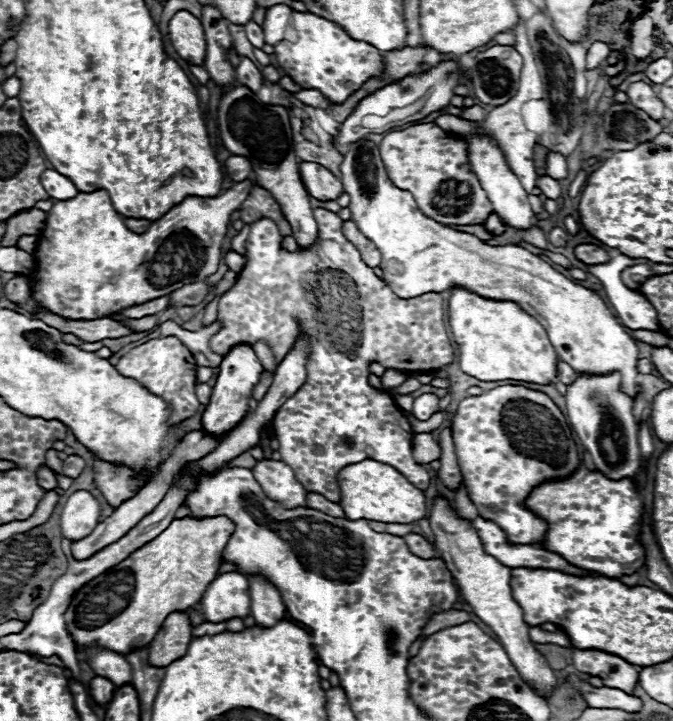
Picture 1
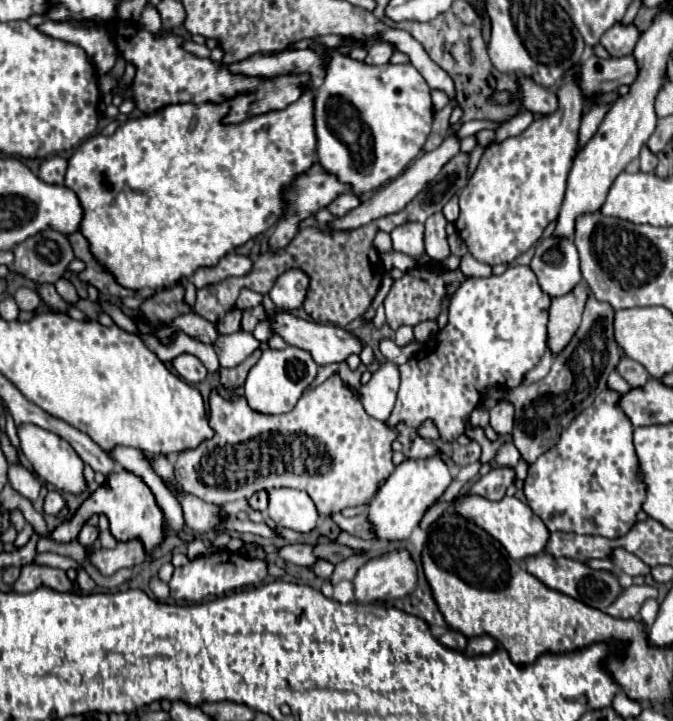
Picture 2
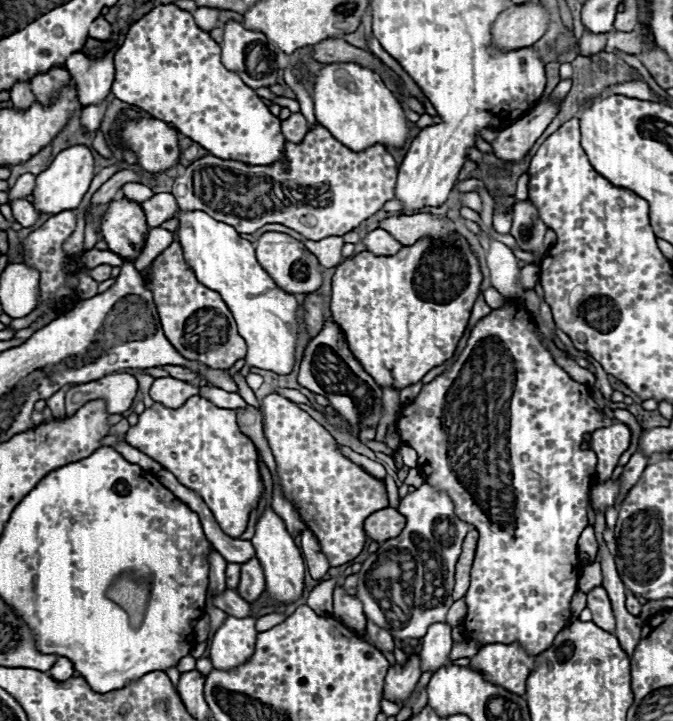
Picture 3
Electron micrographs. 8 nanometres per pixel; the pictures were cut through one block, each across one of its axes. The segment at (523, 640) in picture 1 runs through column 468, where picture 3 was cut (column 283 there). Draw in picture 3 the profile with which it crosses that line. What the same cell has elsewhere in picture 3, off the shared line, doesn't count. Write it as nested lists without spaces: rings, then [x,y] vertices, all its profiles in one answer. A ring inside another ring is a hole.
[[[266,510],[262,518],[256,524],[256,534],[252,538],[252,544],[256,548],[256,558],[262,564],[264,576],[266,576],[266,592],[272,600],[272,604],[292,604],[302,596],[304,590],[304,560],[300,554],[300,548],[294,544],[292,536],[288,534],[284,522],[280,516],[276,516],[272,510]]]

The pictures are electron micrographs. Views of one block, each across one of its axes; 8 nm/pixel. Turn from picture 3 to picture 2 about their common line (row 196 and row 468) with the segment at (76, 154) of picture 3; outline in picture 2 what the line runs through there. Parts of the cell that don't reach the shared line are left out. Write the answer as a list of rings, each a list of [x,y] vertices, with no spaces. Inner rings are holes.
[[[20,424],[20,426],[16,426],[16,430],[18,430],[18,440],[20,440],[20,448],[22,448],[24,456],[28,458],[28,462],[32,464],[32,468],[38,472],[38,476],[44,482],[50,482],[60,492],[78,494],[84,490],[84,486],[86,486],[84,476],[82,476],[84,462],[80,460],[80,456],[74,452],[74,448],[66,440],[62,440],[54,432],[48,432],[36,424]]]

